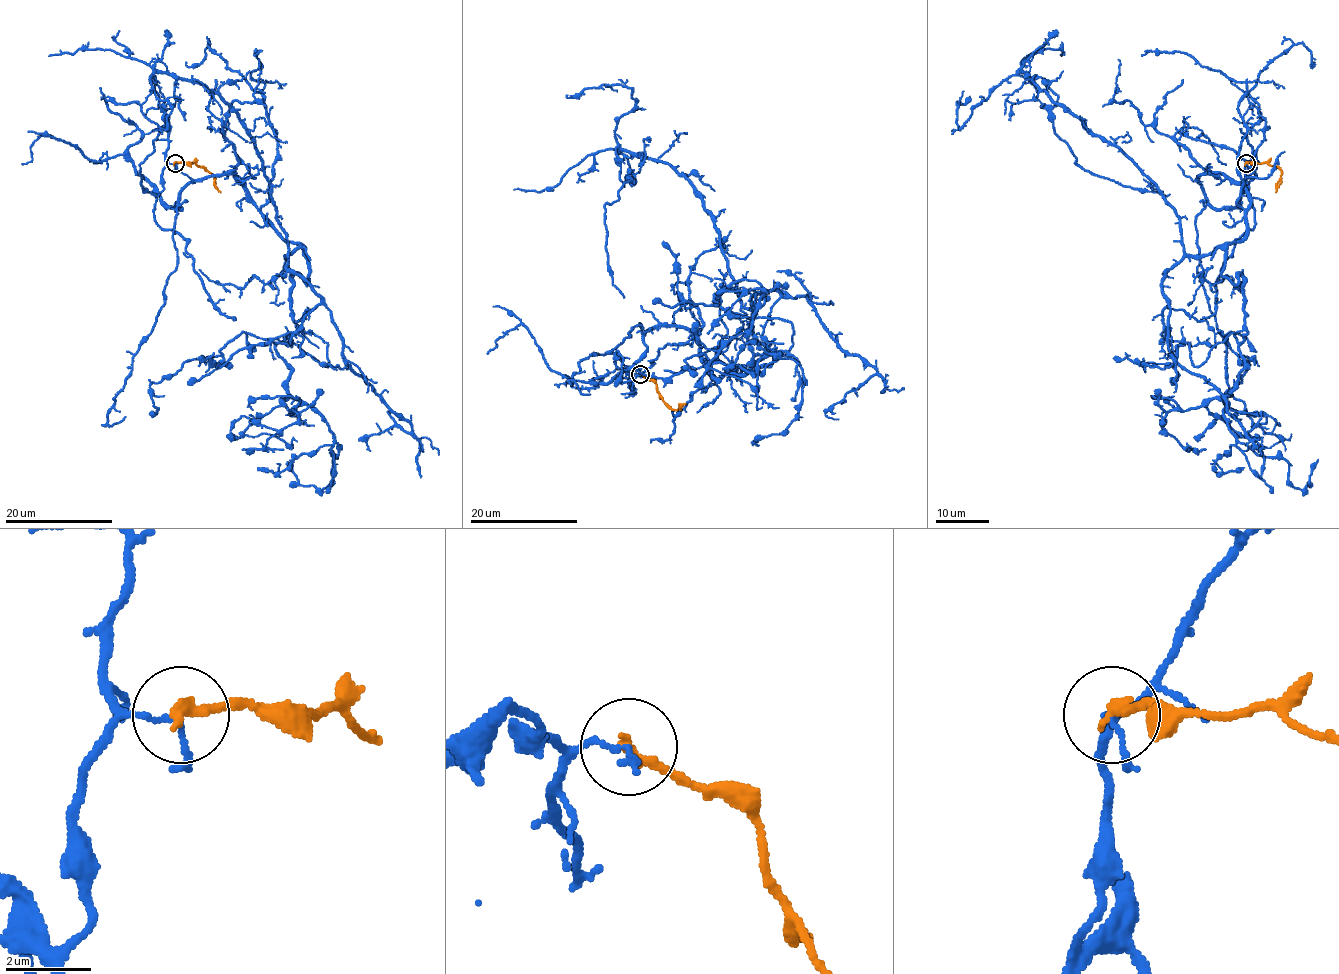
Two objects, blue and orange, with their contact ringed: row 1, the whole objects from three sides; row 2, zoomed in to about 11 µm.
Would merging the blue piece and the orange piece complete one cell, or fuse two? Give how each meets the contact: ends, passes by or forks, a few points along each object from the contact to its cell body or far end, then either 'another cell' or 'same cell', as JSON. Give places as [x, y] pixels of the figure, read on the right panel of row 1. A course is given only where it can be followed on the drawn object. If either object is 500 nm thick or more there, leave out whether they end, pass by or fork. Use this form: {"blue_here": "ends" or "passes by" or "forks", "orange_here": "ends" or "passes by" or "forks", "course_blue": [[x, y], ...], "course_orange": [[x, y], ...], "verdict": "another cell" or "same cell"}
{"blue_here": "passes by", "orange_here": "ends", "course_blue": [[1246, 164], [1238, 206], [1197, 181], [1244, 188], [1246, 235], [1189, 256], [1019, 74], [1078, 166], [1169, 194]], "course_orange": [[1246, 164], [1267, 162], [1276, 166], [1282, 174], [1275, 192]], "verdict": "another cell"}

